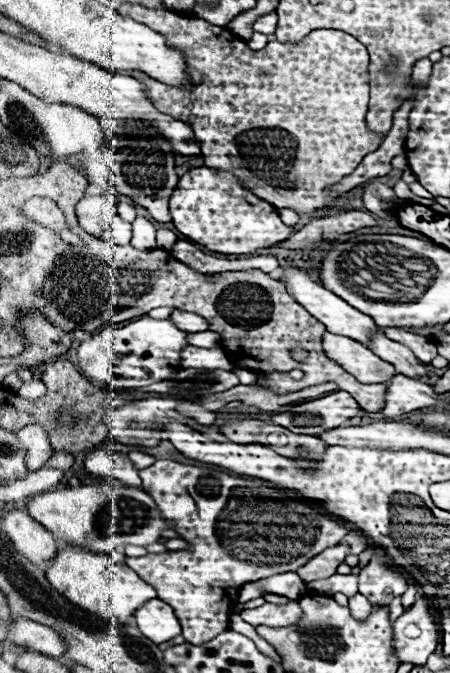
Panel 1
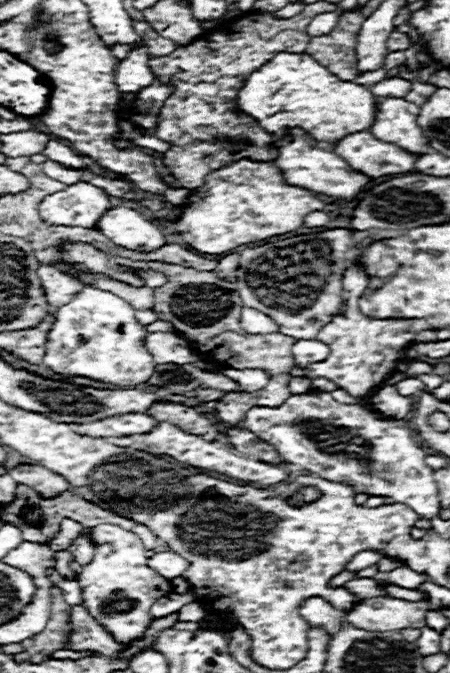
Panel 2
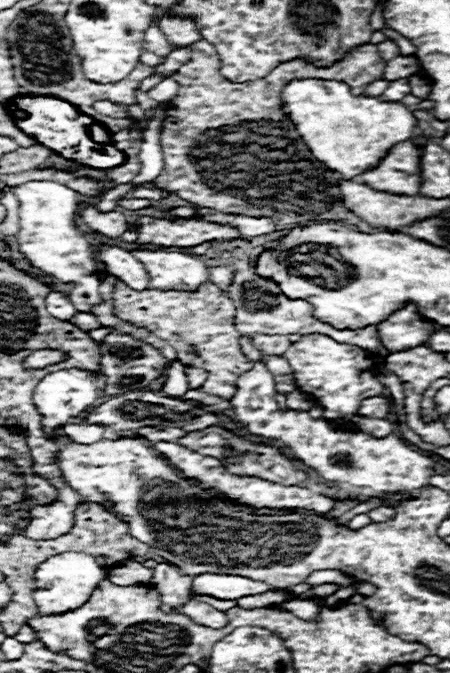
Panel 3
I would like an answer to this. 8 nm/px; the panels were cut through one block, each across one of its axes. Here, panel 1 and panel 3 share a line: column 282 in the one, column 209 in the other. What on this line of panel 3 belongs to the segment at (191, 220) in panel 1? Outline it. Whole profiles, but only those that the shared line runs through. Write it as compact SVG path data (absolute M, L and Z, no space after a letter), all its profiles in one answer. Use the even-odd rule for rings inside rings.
M142 216L130 228L138 232L138 244L154 244L154 246L178 246L192 248L210 240L234 240L242 238L242 234L234 228L202 222L196 218L154 218Z

